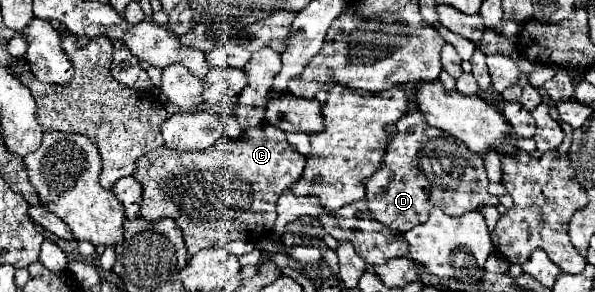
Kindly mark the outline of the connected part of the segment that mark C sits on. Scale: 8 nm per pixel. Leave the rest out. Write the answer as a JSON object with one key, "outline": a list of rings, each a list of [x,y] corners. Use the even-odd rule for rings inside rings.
{"outline":[[[248,79],[241,93],[243,91],[247,93],[247,99],[255,99],[265,105],[253,107],[257,109],[257,113],[263,111],[263,115],[257,117],[257,125],[253,123],[251,129],[243,129],[239,123],[240,128],[245,131],[241,139],[233,141],[221,137],[211,149],[189,153],[159,147],[153,153],[143,155],[137,161],[137,169],[133,173],[135,179],[143,185],[141,217],[149,221],[161,217],[175,219],[183,231],[189,255],[213,245],[223,247],[225,243],[233,241],[231,237],[233,231],[253,235],[273,231],[277,219],[275,213],[277,197],[287,187],[291,187],[305,169],[307,157],[289,145],[287,133],[281,131],[279,127],[263,123],[271,89],[269,93],[255,89],[253,85],[249,85]]]}

